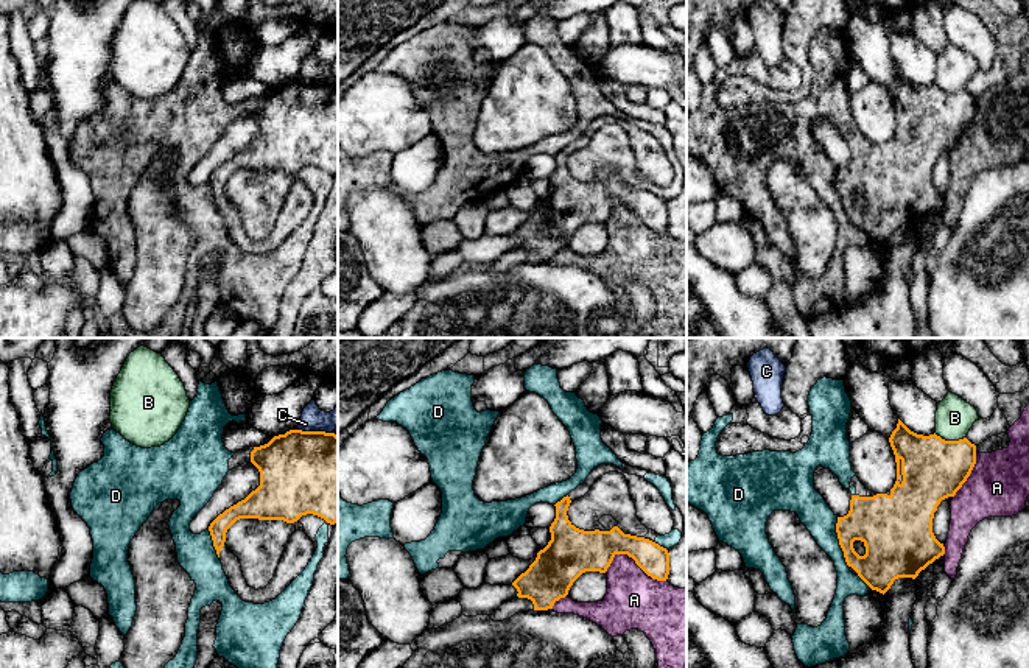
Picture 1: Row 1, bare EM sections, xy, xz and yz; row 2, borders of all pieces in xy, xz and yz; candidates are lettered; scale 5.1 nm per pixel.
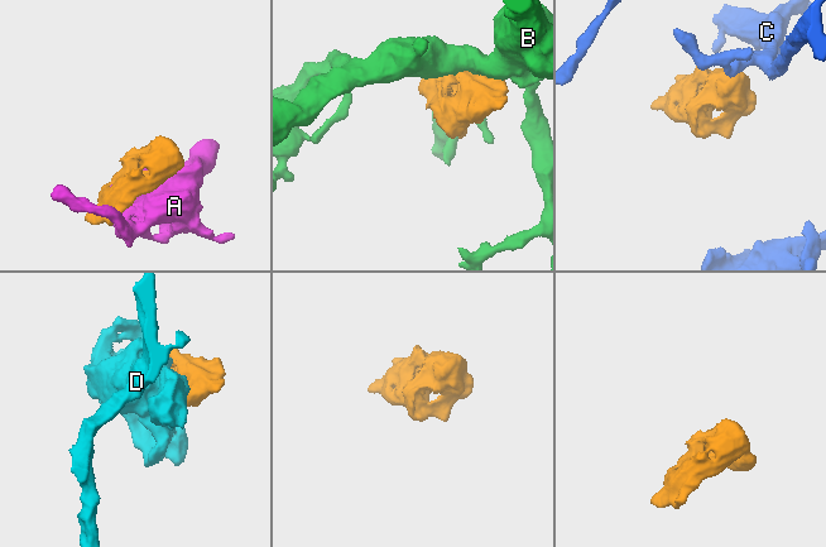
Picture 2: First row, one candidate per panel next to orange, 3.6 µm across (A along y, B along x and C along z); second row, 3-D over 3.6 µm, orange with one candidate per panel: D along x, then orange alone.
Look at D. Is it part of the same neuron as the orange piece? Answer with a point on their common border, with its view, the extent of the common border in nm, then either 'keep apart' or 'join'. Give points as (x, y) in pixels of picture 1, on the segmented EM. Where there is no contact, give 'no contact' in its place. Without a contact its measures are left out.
contact yz (839, 542); length 260 nm; join

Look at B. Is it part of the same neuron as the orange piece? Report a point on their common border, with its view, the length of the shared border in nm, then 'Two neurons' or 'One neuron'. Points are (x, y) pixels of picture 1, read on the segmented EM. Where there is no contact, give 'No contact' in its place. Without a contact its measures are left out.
Touches orange at yz (950, 441). Shared border 170 nm. Two neurons

